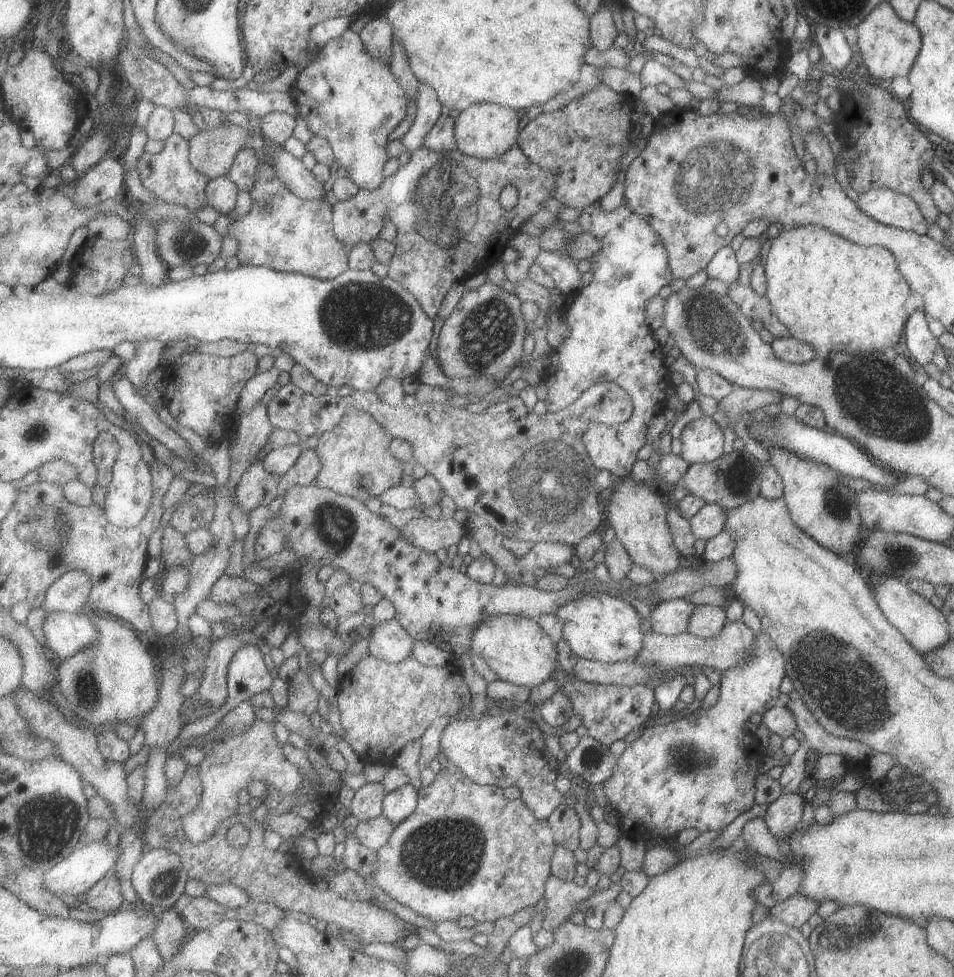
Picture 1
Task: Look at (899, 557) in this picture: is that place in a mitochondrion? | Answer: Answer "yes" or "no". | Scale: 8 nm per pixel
yes

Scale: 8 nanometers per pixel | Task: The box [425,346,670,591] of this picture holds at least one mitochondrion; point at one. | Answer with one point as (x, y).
(548, 480)

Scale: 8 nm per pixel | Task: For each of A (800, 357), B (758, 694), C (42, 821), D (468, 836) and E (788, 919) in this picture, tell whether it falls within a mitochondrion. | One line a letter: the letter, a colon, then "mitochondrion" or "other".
A: other
B: other
C: mitochondrion
D: mitochondrion
E: other

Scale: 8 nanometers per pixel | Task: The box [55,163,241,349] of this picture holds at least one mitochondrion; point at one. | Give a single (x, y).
(189, 246)

